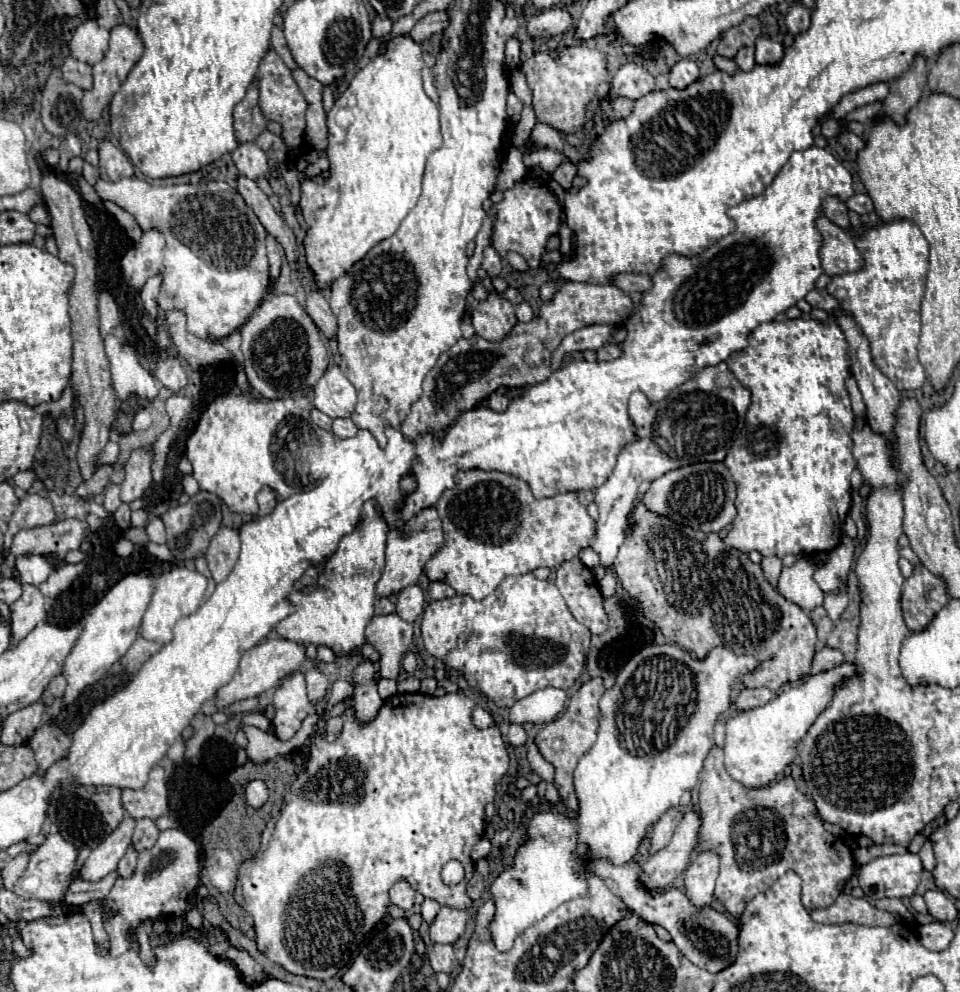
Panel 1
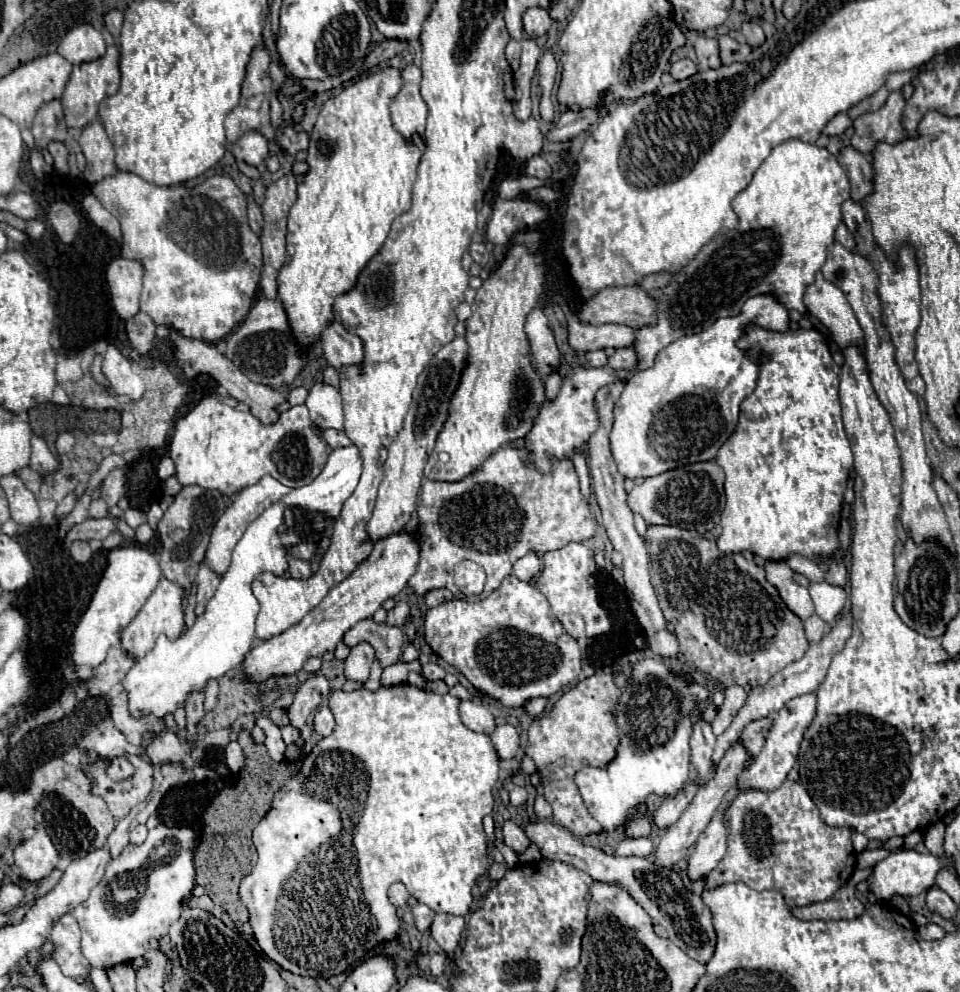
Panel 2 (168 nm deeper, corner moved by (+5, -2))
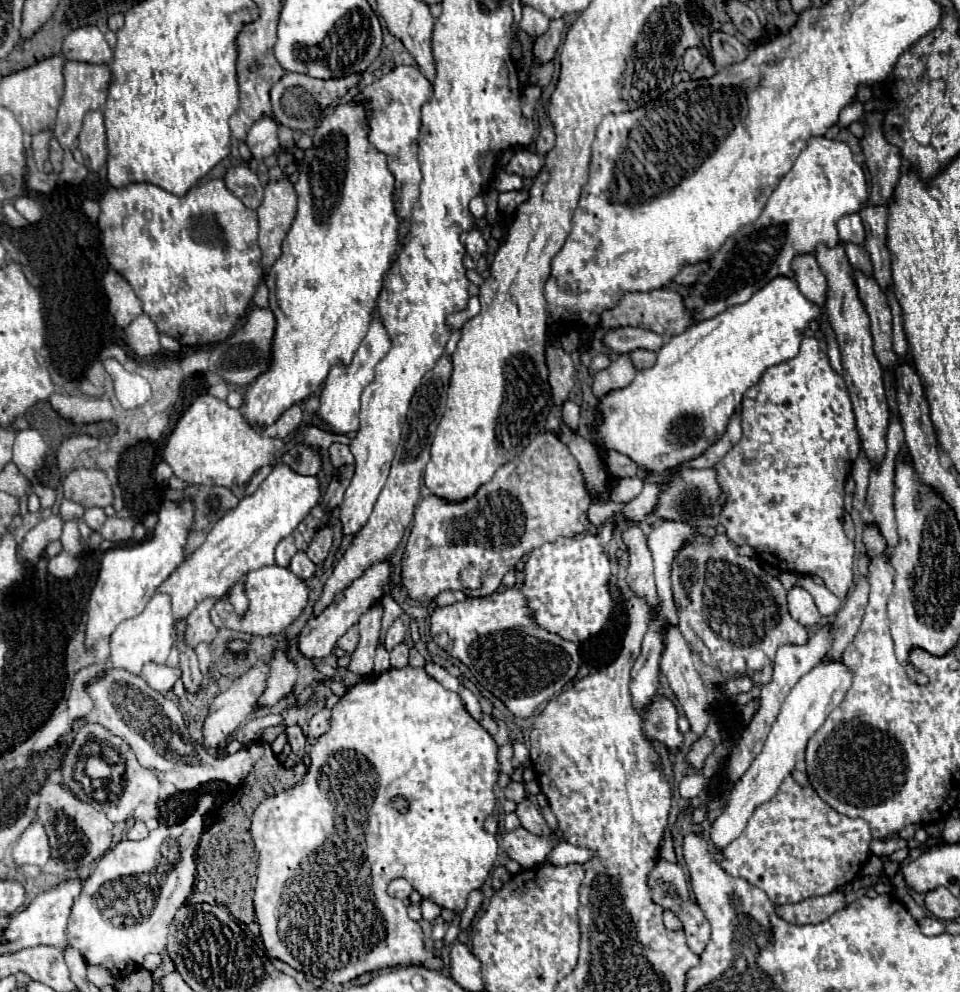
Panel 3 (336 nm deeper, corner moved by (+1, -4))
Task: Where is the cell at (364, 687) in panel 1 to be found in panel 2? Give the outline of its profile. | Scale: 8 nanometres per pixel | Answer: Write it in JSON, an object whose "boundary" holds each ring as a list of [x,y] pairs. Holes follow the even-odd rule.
{"boundary":[[[359,642],[351,648],[351,654],[345,660],[345,678],[365,682],[369,678],[371,662],[375,660],[375,650],[369,642]]]}

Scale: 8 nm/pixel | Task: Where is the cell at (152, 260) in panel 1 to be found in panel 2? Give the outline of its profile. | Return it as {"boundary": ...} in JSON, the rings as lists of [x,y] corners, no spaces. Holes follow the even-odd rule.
{"boundary":[[[115,258],[109,264],[105,278],[107,278],[113,310],[119,314],[119,318],[129,320],[131,316],[135,316],[139,312],[143,266],[133,260]]]}

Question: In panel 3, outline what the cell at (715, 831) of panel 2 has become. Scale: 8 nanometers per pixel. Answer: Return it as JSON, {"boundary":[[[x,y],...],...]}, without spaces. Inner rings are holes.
{"boundary":[[[821,660],[821,664],[817,664],[809,674],[805,674],[795,684],[795,688],[789,692],[789,696],[781,706],[781,712],[769,732],[769,738],[761,754],[751,762],[749,770],[729,792],[729,802],[725,812],[711,824],[709,836],[717,850],[723,852],[745,830],[745,824],[751,818],[753,810],[777,794],[781,782],[795,768],[797,754],[805,752],[807,740],[823,726],[829,712],[841,704],[849,686],[851,686],[851,672],[841,662],[825,662],[825,660]]]}

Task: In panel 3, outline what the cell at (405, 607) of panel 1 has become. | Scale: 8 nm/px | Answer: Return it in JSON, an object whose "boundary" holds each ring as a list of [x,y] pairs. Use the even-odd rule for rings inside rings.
{"boundary":[[[395,620],[393,624],[391,624],[391,628],[387,630],[387,634],[385,634],[385,648],[387,650],[393,650],[393,646],[397,646],[399,642],[403,642],[403,636],[405,636],[405,624],[401,622],[401,620]]]}

